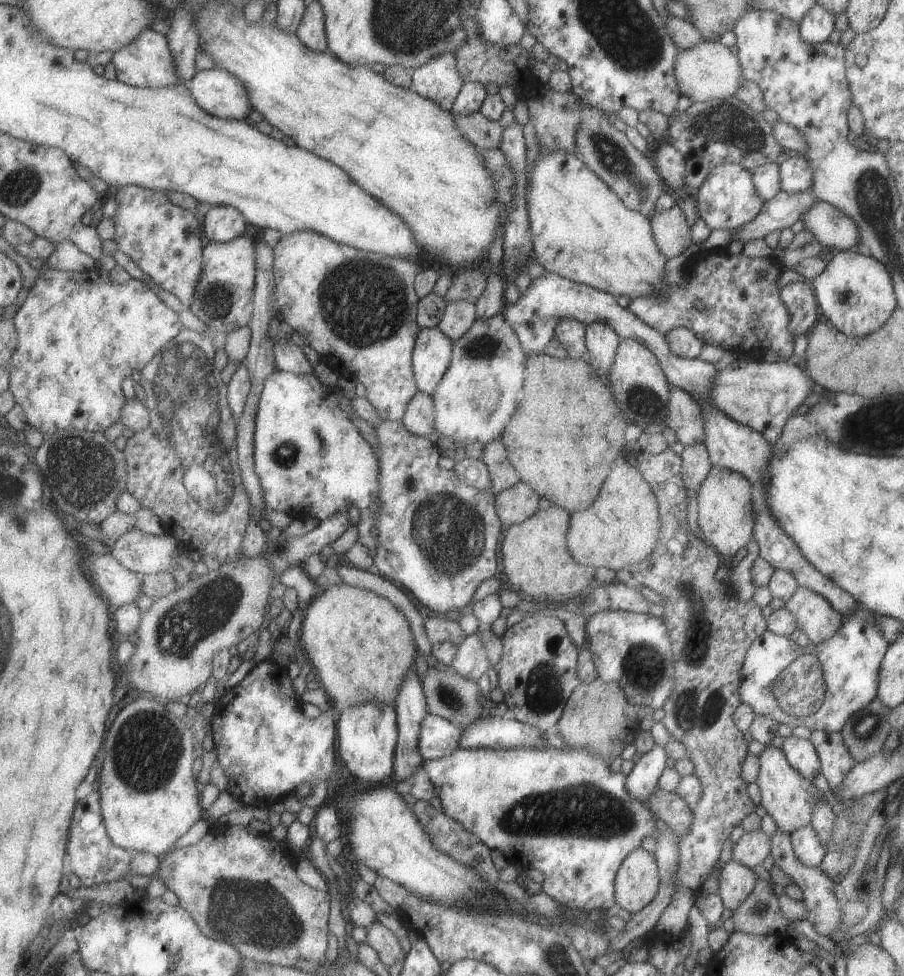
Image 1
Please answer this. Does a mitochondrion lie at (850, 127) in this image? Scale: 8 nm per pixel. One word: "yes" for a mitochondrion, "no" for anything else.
no

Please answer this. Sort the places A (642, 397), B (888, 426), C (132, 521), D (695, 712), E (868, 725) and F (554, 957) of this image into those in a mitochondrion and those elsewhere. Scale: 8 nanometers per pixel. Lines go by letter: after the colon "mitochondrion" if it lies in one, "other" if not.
A: mitochondrion
B: mitochondrion
C: other
D: mitochondrion
E: mitochondrion
F: mitochondrion

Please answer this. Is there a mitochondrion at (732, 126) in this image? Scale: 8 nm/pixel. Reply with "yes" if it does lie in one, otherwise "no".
yes

